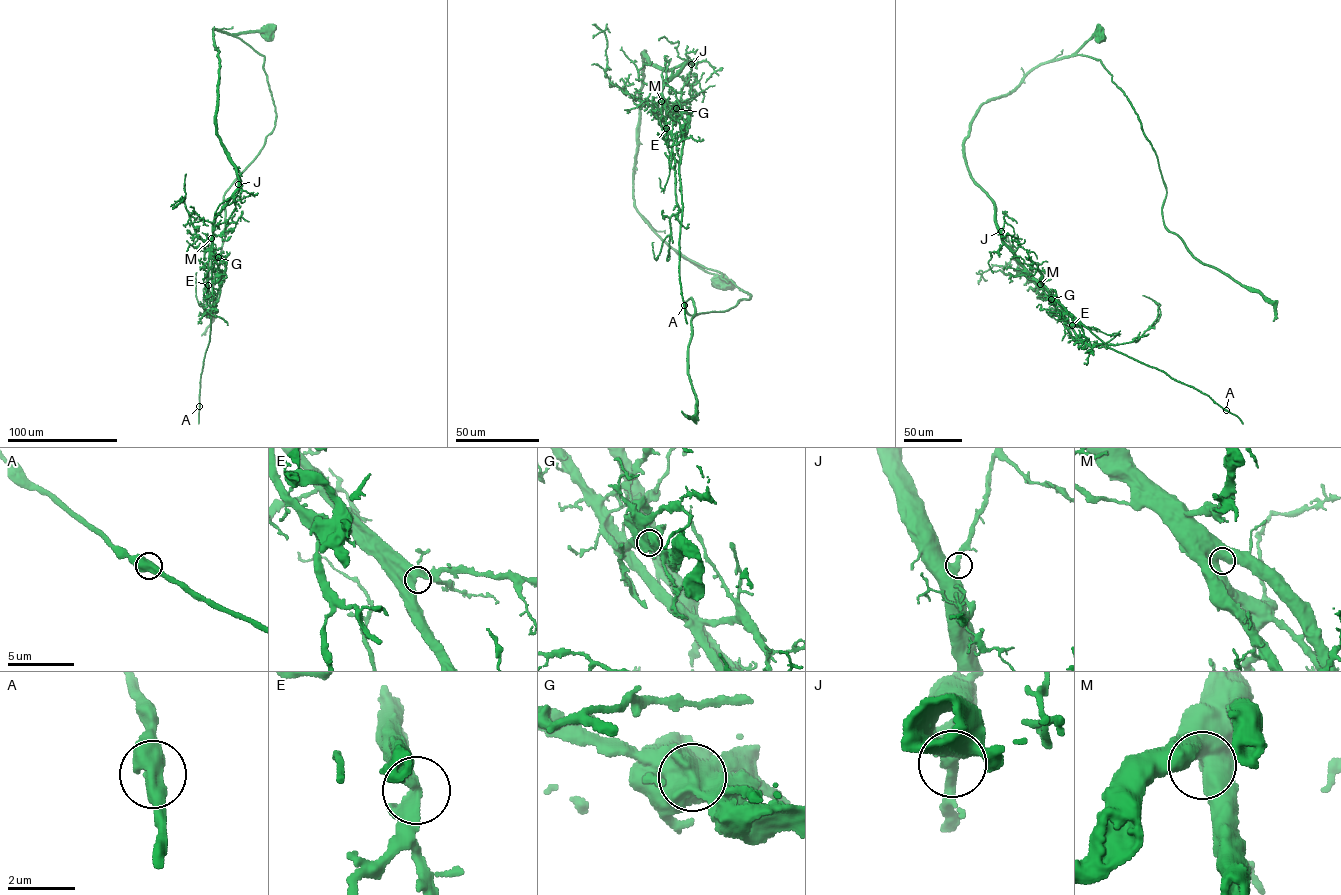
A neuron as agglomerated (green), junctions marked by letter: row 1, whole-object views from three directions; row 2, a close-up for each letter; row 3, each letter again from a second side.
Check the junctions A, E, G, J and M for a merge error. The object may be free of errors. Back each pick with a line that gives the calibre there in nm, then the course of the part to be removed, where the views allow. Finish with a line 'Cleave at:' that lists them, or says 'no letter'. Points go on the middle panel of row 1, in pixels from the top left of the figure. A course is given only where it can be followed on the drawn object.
G: calibre 850 nm; course (676, 108), (686, 111), (689, 120), (684, 126), (679, 168), (683, 211), (679, 272), (687, 323)
Cleave at: G

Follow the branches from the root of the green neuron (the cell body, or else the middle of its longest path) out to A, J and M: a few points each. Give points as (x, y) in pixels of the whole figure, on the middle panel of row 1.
A: (719, 282), (635, 204), (645, 50), (668, 69), (691, 61), (661, 90), (689, 120), (684, 306)
J: (719, 282), (715, 274), (668, 246), (642, 218), (633, 195), (643, 53), (668, 69), (691, 64)
M: (719, 282), (668, 246), (635, 204), (645, 50), (647, 60), (668, 69), (691, 61), (663, 86), (661, 101)

